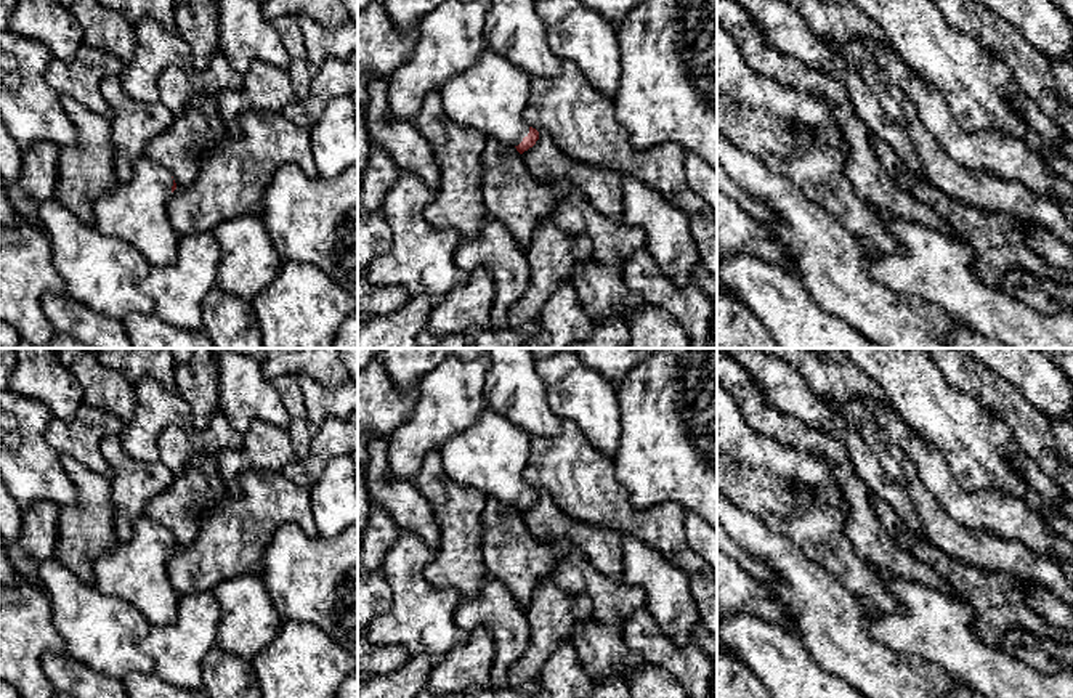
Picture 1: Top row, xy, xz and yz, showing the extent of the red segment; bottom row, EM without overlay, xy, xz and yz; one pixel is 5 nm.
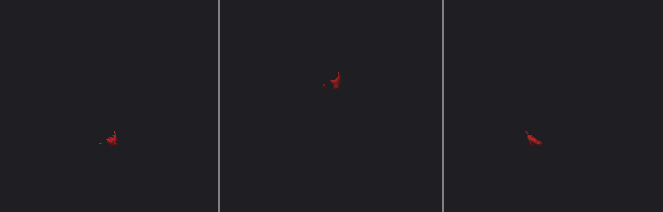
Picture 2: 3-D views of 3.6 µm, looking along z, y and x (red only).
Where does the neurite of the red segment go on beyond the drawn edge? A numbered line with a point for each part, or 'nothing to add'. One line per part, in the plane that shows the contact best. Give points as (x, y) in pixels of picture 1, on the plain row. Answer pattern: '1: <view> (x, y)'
1: xz (489, 456)

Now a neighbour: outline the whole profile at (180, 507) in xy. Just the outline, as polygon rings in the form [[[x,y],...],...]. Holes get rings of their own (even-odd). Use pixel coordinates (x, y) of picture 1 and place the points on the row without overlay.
[[[202,456],[175,475],[173,483],[157,494],[144,515],[170,530],[176,546],[194,544],[202,515],[221,504],[228,489],[215,456]]]

